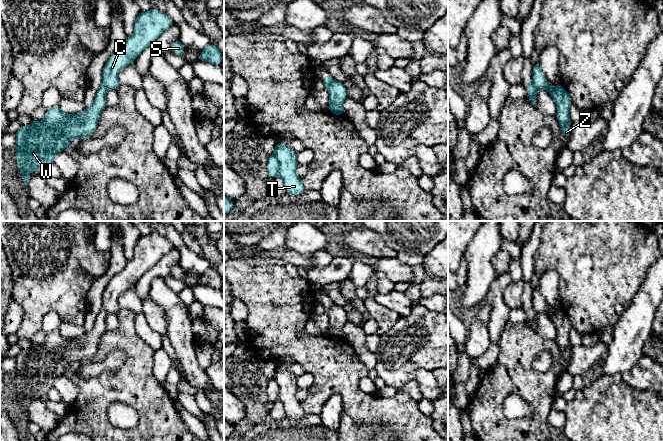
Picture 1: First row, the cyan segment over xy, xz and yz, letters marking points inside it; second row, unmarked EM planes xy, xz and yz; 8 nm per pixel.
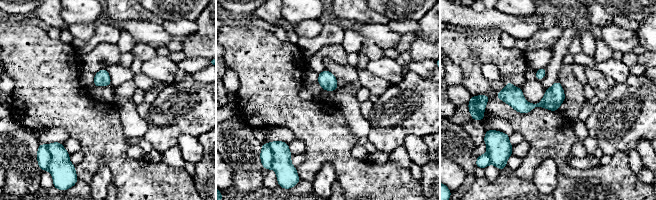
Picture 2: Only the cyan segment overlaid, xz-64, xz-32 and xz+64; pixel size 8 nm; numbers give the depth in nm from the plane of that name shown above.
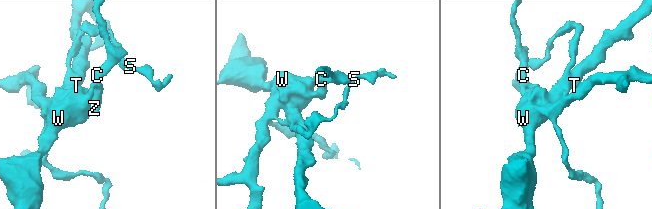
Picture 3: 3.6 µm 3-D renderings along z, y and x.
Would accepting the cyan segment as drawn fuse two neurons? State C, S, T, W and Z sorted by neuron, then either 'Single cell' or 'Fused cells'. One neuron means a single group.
Groups: C S Z / T W. Fused cells

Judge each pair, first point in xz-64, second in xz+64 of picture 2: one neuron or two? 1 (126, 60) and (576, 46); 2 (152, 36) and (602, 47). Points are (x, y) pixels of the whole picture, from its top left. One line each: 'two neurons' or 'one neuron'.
1: two neurons
2: two neurons

